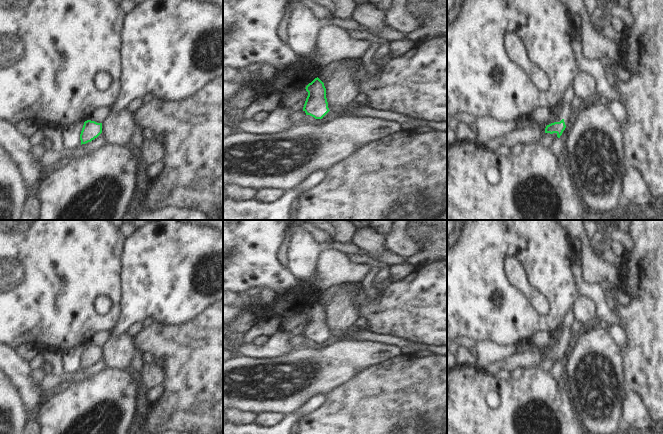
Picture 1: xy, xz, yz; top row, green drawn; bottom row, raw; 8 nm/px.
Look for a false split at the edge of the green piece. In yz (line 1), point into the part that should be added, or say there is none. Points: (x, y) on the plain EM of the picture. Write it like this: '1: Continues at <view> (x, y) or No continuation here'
1: No continuation here

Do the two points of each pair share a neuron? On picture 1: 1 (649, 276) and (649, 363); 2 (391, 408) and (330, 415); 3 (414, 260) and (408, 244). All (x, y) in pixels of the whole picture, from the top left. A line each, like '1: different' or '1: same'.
1: same
2: same
3: different

